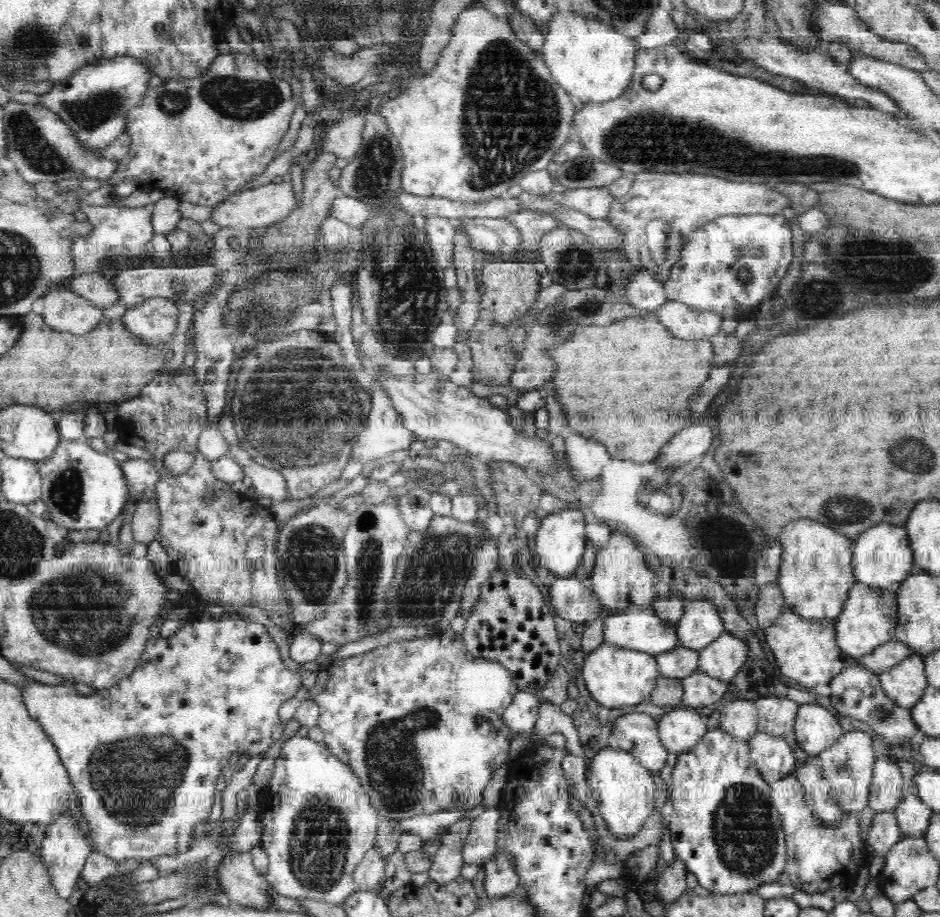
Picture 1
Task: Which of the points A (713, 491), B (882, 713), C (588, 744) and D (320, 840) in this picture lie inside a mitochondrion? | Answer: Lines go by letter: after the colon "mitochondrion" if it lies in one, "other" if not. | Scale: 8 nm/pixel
A: other
B: mitochondrion
C: other
D: mitochondrion

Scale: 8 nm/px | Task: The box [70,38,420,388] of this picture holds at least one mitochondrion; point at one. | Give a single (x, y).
(231, 96)

